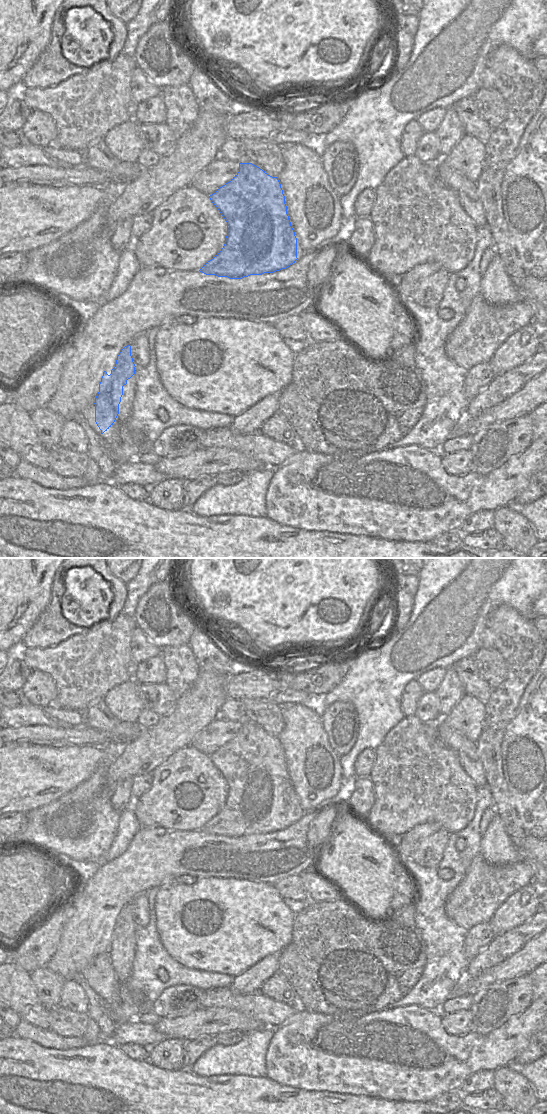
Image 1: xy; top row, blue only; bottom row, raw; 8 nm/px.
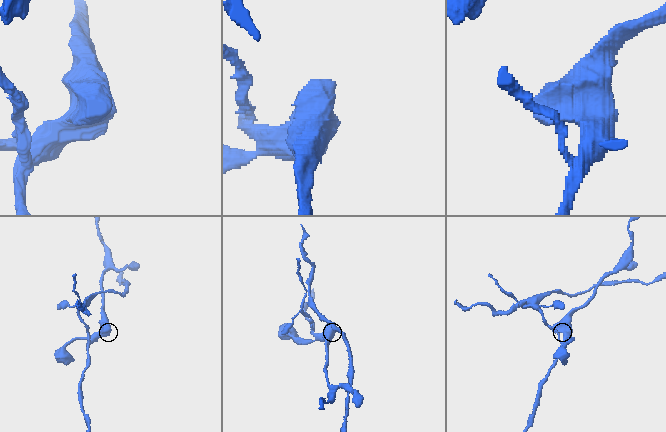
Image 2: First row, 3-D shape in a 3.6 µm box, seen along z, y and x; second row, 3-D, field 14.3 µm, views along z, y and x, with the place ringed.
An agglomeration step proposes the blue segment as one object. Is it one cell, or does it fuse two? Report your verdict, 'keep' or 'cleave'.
cleave

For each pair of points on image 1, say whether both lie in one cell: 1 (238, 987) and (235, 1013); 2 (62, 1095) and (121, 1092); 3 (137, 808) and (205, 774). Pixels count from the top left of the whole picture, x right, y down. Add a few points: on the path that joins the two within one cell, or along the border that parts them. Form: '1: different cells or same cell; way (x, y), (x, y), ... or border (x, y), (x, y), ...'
1: different cells; border (213, 996), (224, 1004), (241, 1003), (246, 1000)
2: same cell; way (77, 1095), (106, 1095)
3: same cell; way (154, 808), (163, 805), (188, 780)

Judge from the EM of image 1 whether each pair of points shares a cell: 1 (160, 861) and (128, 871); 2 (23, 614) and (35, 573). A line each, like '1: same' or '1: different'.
1: same
2: same

